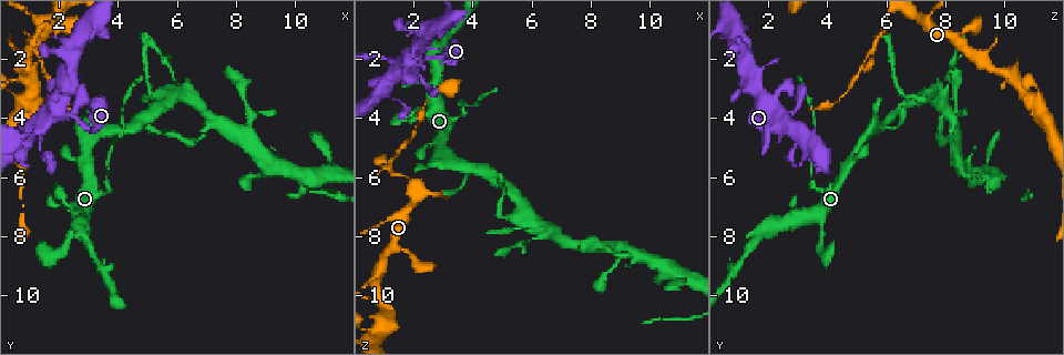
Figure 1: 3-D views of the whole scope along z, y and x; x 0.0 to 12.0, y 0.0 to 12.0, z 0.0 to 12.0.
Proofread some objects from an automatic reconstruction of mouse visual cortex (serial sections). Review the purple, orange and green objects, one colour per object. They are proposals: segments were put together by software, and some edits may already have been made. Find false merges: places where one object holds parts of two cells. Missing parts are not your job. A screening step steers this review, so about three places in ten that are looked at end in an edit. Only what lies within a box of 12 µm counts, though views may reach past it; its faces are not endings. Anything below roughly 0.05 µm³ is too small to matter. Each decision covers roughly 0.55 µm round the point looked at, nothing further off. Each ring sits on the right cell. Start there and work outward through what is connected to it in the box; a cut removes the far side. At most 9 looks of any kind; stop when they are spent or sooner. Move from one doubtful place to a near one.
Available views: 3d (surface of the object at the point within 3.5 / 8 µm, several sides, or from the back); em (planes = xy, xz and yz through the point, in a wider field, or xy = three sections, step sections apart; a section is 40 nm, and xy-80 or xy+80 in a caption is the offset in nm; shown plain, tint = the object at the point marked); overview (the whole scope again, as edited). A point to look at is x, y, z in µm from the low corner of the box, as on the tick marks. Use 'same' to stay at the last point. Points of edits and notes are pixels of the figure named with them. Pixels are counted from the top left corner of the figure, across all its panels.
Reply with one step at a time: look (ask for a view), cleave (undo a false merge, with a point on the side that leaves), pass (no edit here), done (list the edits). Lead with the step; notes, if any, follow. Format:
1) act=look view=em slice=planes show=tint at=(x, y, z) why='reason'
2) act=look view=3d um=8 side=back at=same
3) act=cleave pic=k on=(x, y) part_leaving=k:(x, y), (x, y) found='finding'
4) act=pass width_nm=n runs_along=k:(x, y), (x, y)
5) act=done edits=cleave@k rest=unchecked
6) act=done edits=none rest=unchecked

act=look view=3d um=8 at=(5.3, 3.6, 6.6) why='two arms in line, one across'

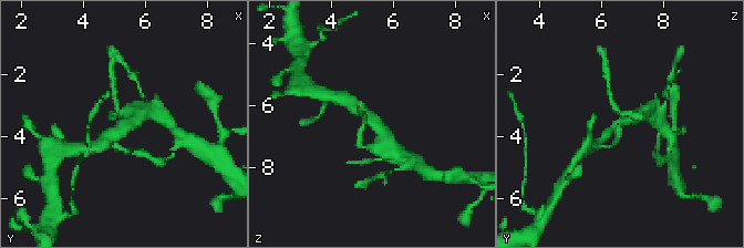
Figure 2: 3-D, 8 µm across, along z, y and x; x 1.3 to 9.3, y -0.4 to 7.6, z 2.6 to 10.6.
act=look view=3d um=3.5 at=(5.2, 3.7, 6.6)

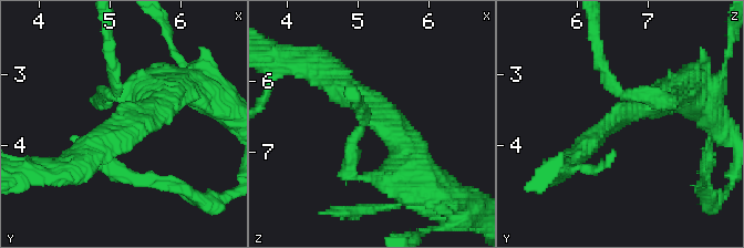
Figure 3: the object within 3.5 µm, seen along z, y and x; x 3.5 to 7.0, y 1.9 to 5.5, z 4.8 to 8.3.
act=look view=em slice=xy step=1 show=tint at=(5.25, 3.65, 6.50)

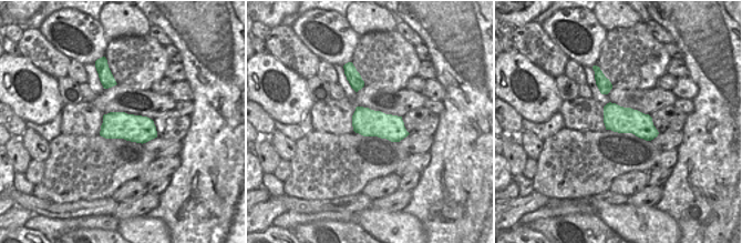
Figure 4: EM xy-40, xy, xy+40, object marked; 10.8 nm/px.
act=pass runs_along=3:(328, 76), (396, 136), (420, 171) found='all the same cell'

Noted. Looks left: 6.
act=look view=3d um=3.5 at=(3.6, 5.8, 3.5) why='sharp bend'

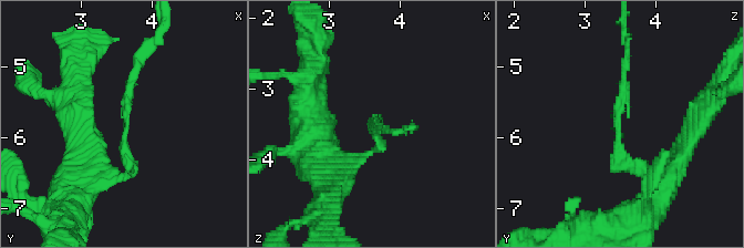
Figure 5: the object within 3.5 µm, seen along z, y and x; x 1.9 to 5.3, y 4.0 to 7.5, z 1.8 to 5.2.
act=look view=em slice=xy step=1 show=tint at=(3.65, 5.90, 3.45)

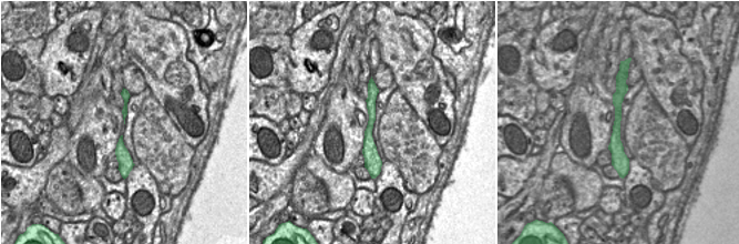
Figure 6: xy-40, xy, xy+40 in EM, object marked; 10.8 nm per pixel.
act=cleave pic=5 on=(622, 86) part_leaving=5:(617, 130), (628, 54), (626, 31) found='two cells meet here'

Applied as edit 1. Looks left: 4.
act=look view=3d um=3.5 at=(2.1, 3.8, 2.0) why='narrows sharply'

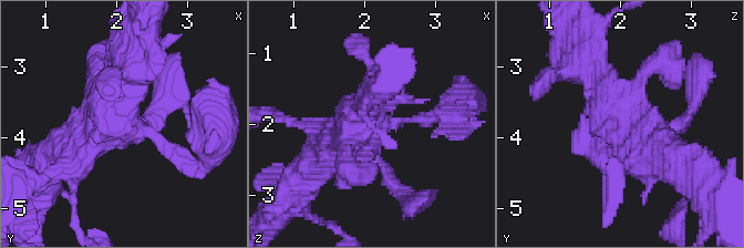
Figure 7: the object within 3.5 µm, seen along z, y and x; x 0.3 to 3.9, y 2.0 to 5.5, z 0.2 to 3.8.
act=look view=em slice=xy step=1 show=tint at=(2.10, 3.80, 2.00)

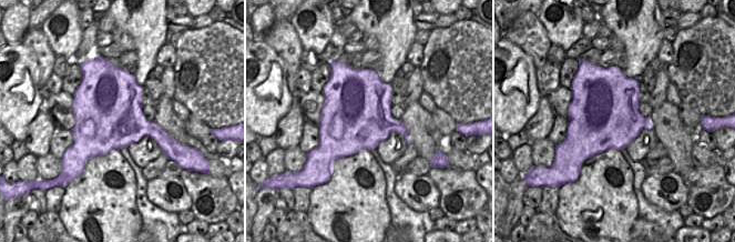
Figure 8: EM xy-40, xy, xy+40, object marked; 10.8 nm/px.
act=pass runs_along=7:(187, 162), (116, 111), (133, 63) found='continuous, no second cell'

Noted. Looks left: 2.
act=look view=3d um=3.5 at=(1.4, 5.4, 3.4) why='sharp bend'

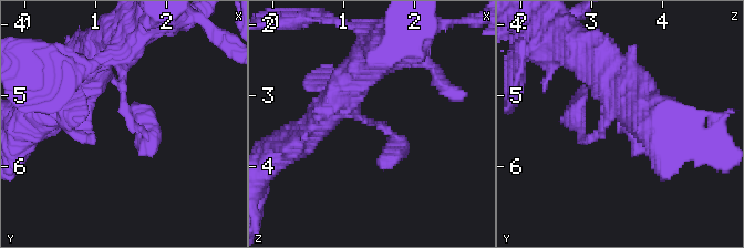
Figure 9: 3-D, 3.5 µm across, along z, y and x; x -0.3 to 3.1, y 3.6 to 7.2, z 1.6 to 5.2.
act=look view=em slice=xy step=5 show=tint at=(1.45, 5.30, 3.35)

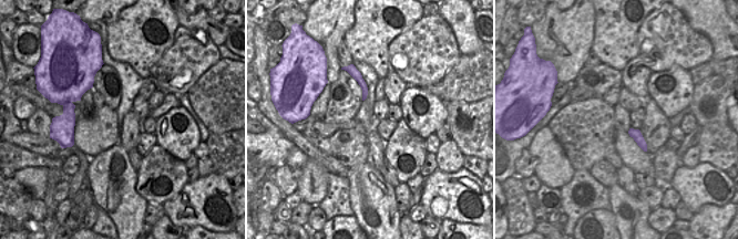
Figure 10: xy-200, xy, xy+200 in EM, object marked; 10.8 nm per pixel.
act=pass runs_along=9:(592, 62), (636, 137), (658, 110) found='one cell here'

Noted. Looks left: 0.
act=done edits=cleave@5 rest=unchecked

